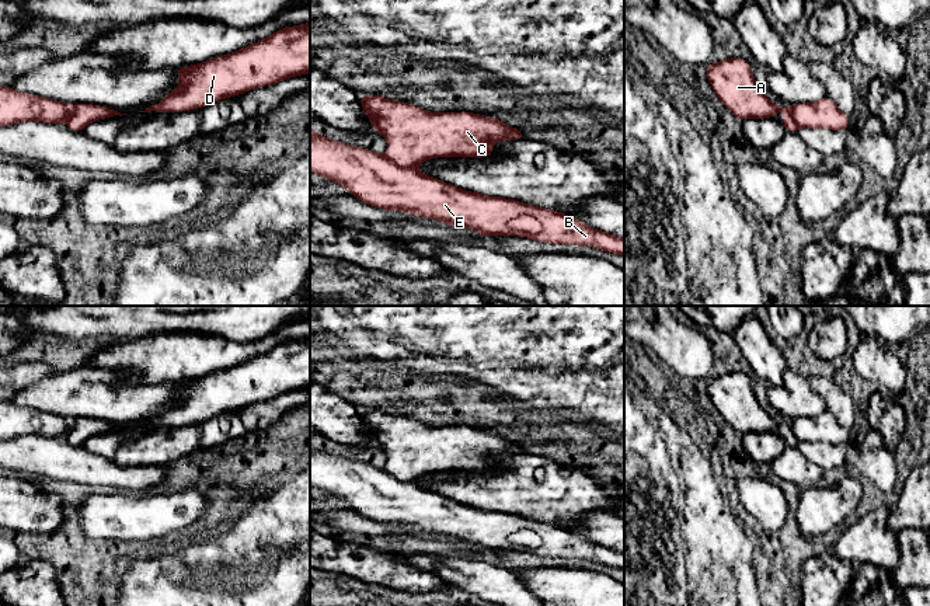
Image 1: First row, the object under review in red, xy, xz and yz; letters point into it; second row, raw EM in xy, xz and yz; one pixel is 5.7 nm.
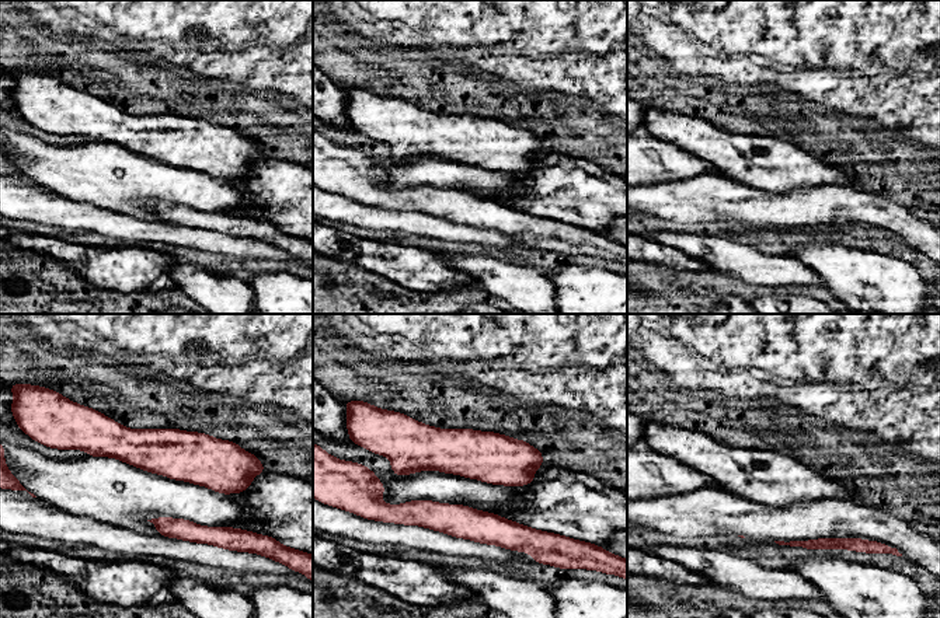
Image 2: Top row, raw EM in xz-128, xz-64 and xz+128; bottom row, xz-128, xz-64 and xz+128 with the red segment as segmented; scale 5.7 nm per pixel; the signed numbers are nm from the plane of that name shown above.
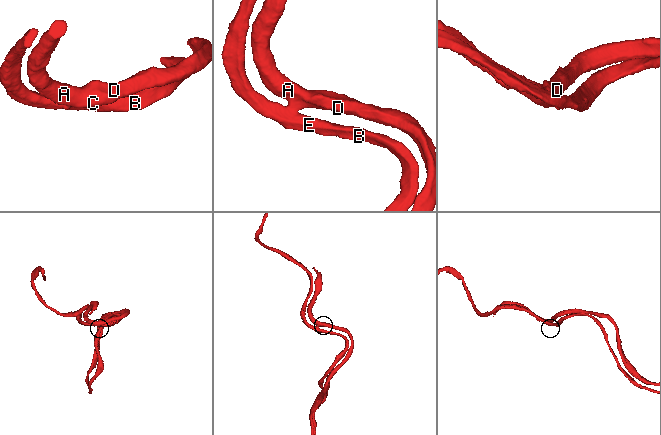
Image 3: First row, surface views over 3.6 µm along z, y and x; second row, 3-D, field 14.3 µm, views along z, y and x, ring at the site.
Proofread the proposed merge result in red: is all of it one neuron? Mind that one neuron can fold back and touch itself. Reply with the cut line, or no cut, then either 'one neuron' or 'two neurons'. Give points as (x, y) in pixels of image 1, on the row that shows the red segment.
xz (383, 155), (403, 167), (413, 167) | two neurons

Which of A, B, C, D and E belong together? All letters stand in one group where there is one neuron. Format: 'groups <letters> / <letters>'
groups A C D / B E

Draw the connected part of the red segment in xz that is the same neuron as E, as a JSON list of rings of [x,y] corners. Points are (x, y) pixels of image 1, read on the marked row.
[[[310,129],[310,171],[346,188],[359,201],[384,210],[401,210],[415,216],[436,219],[442,224],[467,227],[483,236],[520,236],[541,243],[591,245],[602,251],[624,255],[624,238],[595,230],[565,213],[537,208],[515,199],[485,196],[464,191],[414,167],[403,168],[384,154],[330,140]]]

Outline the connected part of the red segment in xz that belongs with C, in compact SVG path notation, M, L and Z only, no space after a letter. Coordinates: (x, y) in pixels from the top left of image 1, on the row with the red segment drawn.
M359 95L359 101L375 130L387 140L389 150L384 156L403 168L415 167L435 157L491 157L492 143L525 139L520 129L492 116L466 111L435 114L382 95Z

